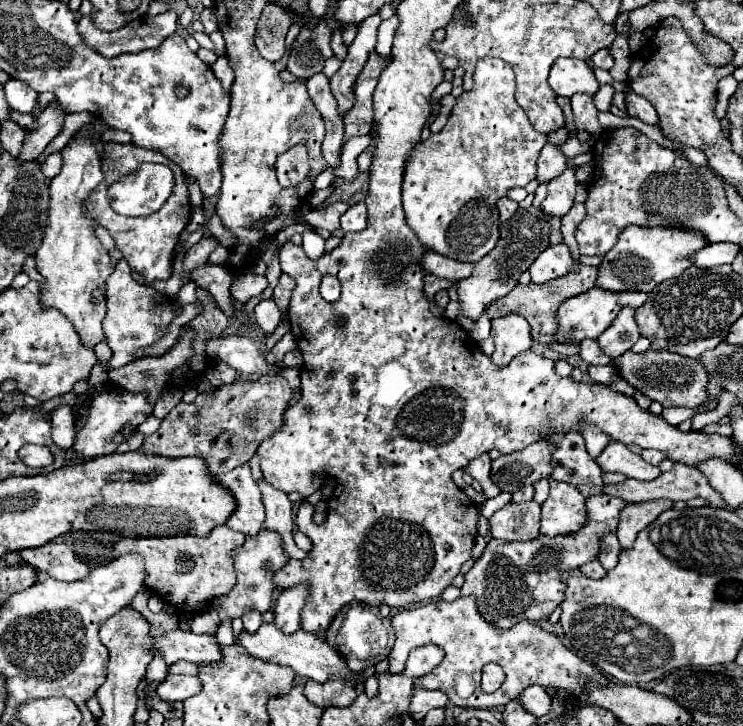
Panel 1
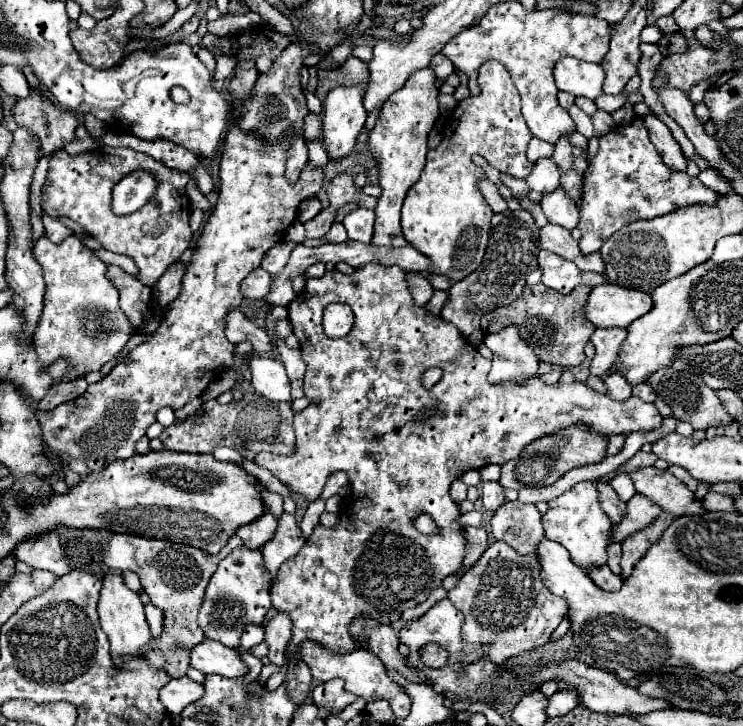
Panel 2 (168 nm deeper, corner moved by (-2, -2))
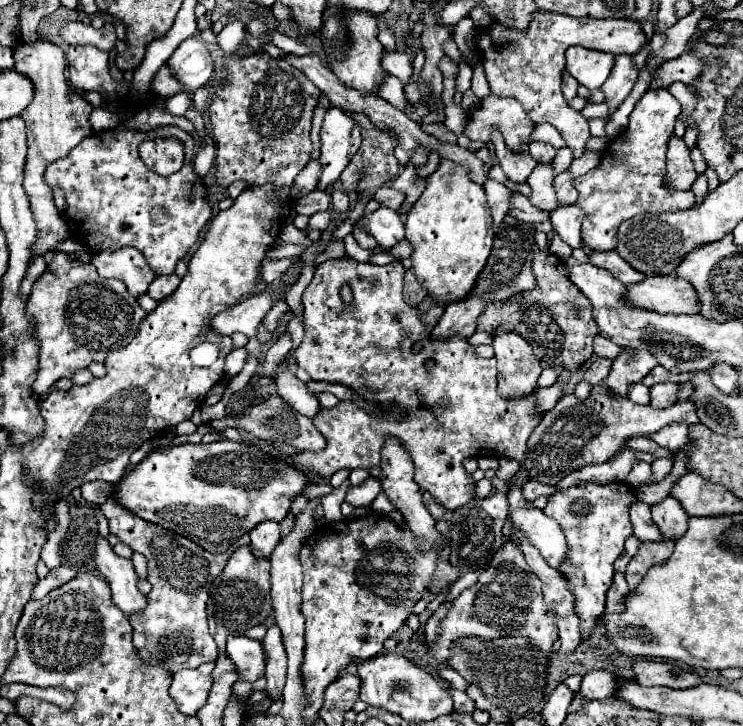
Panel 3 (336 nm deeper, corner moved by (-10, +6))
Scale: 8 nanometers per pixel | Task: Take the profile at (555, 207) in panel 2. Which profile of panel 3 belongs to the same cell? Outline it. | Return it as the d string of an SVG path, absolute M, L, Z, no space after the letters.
M578 205L558 207L556 211L552 211L550 221L554 225L554 231L562 237L564 243L568 243L572 249L582 247L582 237L580 237L582 213L580 213Z

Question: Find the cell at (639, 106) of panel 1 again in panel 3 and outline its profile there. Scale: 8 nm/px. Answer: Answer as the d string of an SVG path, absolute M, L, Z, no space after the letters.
M672 137L668 145L668 167L666 167L666 181L672 189L690 189L696 181L696 171L690 159L690 151L684 143L684 139Z

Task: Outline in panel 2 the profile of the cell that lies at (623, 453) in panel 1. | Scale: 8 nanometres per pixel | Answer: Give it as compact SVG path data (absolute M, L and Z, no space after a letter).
M644 467L630 473L630 479L638 493L646 495L650 501L660 505L664 511L674 517L682 515L698 515L704 513L700 501L694 499L694 493L684 487L670 471L662 471L656 467Z

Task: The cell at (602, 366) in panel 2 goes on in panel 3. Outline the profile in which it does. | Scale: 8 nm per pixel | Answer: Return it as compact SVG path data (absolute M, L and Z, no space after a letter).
M598 357L598 359L586 369L584 381L586 381L590 387L600 385L600 383L608 377L608 373L610 373L610 365L612 365L610 359L602 359L602 357Z

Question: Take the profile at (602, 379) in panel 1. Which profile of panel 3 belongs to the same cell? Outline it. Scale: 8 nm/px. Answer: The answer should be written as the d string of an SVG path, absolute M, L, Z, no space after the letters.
M636 383L628 391L628 399L636 401L640 405L648 405L648 401L650 401L650 389L646 385L642 385L642 383Z

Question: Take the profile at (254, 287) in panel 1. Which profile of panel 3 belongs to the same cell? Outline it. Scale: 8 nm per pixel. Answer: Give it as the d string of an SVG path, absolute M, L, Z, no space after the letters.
M264 259L262 261L264 283L270 285L276 279L280 279L280 273L284 273L284 269L288 269L288 265L292 265L292 259Z

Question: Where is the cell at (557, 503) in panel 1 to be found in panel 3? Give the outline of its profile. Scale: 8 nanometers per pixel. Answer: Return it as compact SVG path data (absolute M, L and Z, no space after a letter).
M608 483L608 485L580 485L556 491L548 497L544 513L558 521L560 529L568 541L568 559L572 565L564 565L558 573L568 581L568 589L576 593L576 615L580 617L580 635L588 639L598 617L606 607L606 593L612 585L614 569L612 563L624 551L624 541L632 535L632 525L628 517L628 505L636 501L634 489L626 483Z

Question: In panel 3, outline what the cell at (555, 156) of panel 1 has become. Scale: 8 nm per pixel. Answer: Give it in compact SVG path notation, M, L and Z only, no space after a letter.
M538 163L526 181L532 189L530 201L538 209L552 213L556 209L556 191L554 191L554 169L550 163Z

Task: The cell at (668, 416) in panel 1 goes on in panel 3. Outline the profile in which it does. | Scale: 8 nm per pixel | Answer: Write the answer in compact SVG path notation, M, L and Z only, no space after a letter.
M530 479L524 487L522 487L522 493L524 493L524 497L528 499L528 501L534 501L536 497L540 497L540 495L544 495L544 497L550 497L552 493L556 493L558 489L554 487L554 485L544 485L544 483L540 483L540 481L534 481L534 479Z

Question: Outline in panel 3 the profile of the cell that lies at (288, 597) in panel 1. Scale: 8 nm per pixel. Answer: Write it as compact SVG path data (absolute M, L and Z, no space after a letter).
M272 625L264 639L262 647L266 651L266 689L264 693L270 697L270 701L282 699L282 687L286 681L286 651L282 645L282 635L278 625Z

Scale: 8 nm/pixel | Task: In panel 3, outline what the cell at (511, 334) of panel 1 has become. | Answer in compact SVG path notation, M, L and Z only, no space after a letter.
M504 333L494 337L494 357L498 361L498 393L500 397L526 397L536 391L538 375L542 373L540 361L534 357L532 347L518 333Z

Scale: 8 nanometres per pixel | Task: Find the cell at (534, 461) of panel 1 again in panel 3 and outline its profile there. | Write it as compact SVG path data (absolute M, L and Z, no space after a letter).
M604 385L594 387L592 395L584 401L576 399L574 395L564 395L554 405L554 409L544 413L540 425L536 425L532 431L524 467L528 469L530 479L546 485L556 485L568 473L582 469L584 465L608 461L624 439L636 435L652 435L670 423L698 423L696 405L690 399L684 399L670 405L668 409L652 409L650 405L636 405L628 397L610 395Z

